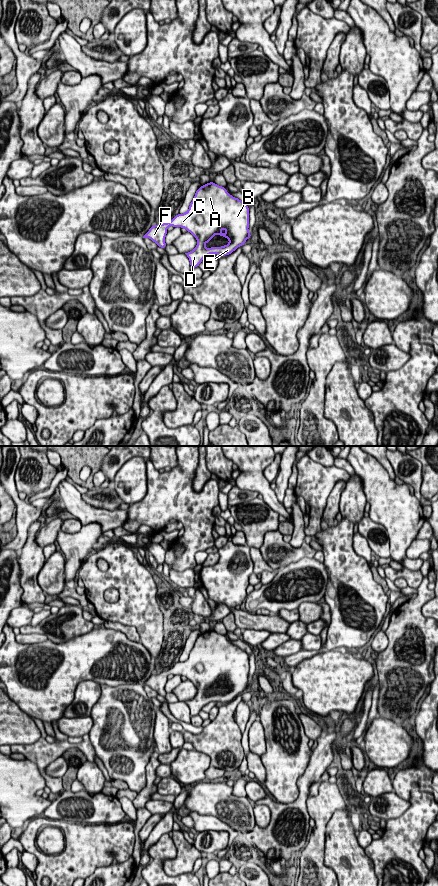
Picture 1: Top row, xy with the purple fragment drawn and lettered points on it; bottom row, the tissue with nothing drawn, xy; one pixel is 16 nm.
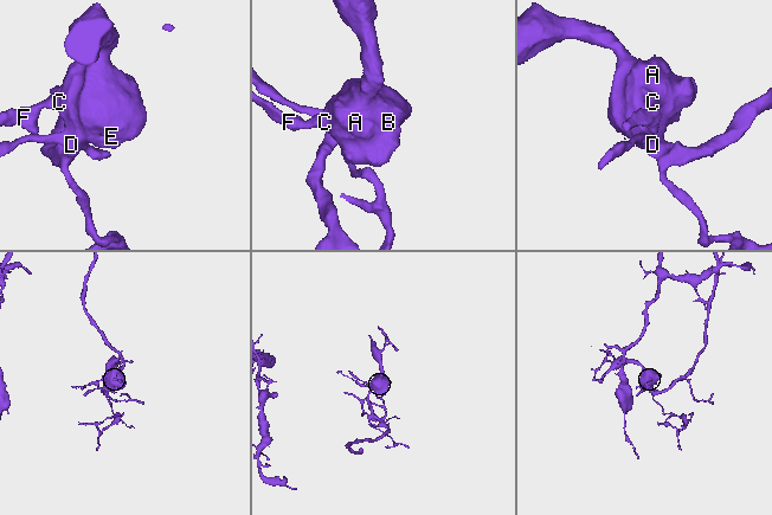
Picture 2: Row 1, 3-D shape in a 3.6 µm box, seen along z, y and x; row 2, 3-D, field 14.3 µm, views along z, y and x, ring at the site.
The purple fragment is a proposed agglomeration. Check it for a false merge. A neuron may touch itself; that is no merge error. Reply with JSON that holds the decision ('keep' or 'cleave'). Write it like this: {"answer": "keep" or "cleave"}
{"answer": "keep"}

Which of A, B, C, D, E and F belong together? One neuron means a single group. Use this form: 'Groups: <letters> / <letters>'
Groups: A B C D E F

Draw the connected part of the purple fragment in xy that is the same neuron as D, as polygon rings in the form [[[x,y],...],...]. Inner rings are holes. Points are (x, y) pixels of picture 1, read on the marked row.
[[[214,182],[198,188],[186,213],[176,215],[168,223],[153,225],[143,238],[147,237],[165,249],[165,236],[169,226],[184,228],[196,237],[195,249],[185,253],[191,268],[198,267],[207,255],[229,255],[251,238],[248,230],[249,207],[230,195],[225,187]],[[217,234],[226,237],[229,243],[221,247],[206,248],[205,244]]]

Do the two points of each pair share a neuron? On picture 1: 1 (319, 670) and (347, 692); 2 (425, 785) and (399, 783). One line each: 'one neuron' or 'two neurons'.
1: one neuron
2: one neuron

